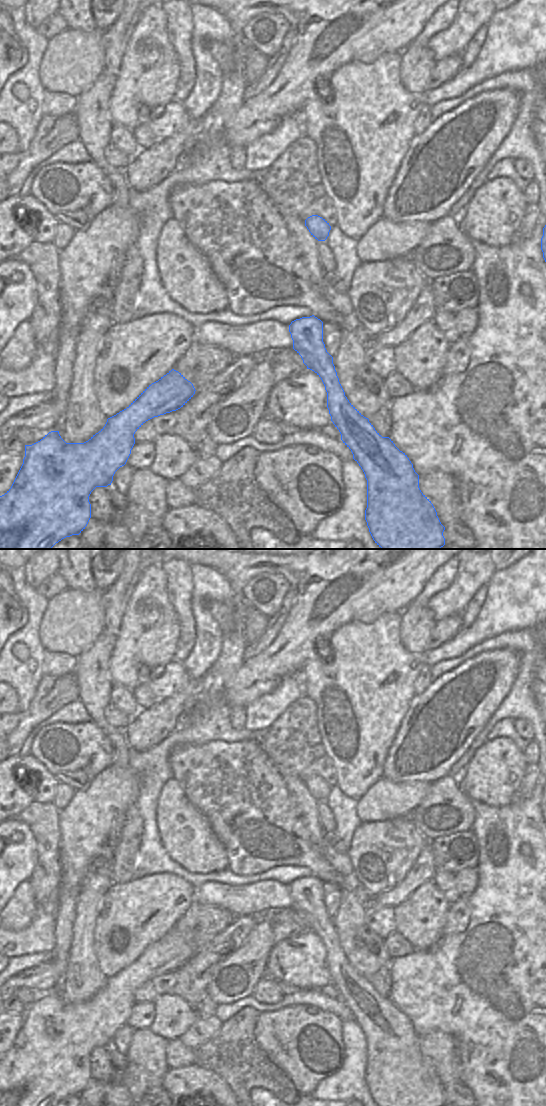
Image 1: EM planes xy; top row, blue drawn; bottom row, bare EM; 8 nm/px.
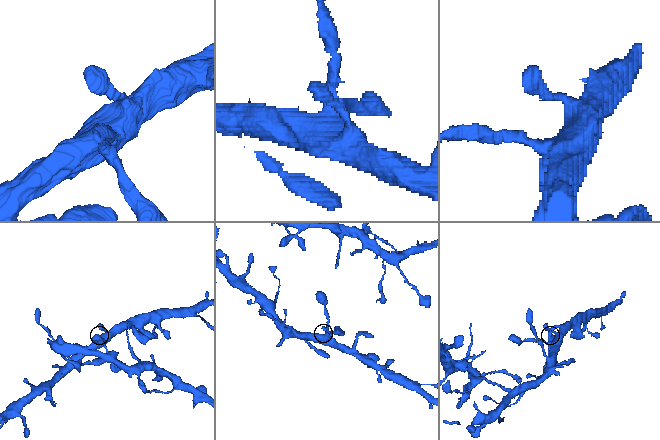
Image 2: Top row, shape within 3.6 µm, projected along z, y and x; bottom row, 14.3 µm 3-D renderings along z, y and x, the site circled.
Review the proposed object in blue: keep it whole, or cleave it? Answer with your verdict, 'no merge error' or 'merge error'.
no merge error

